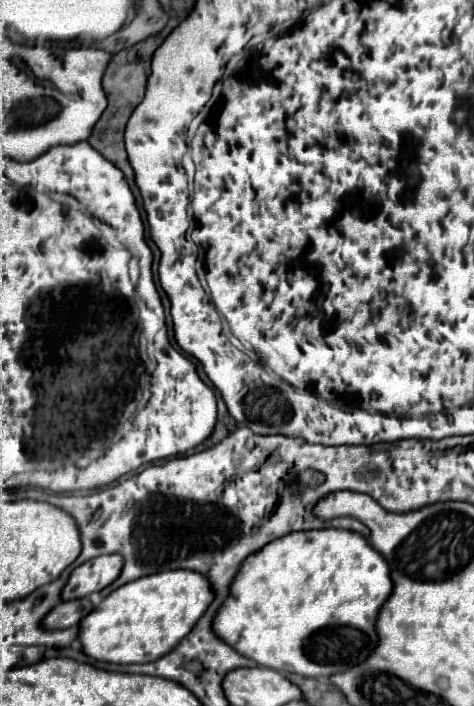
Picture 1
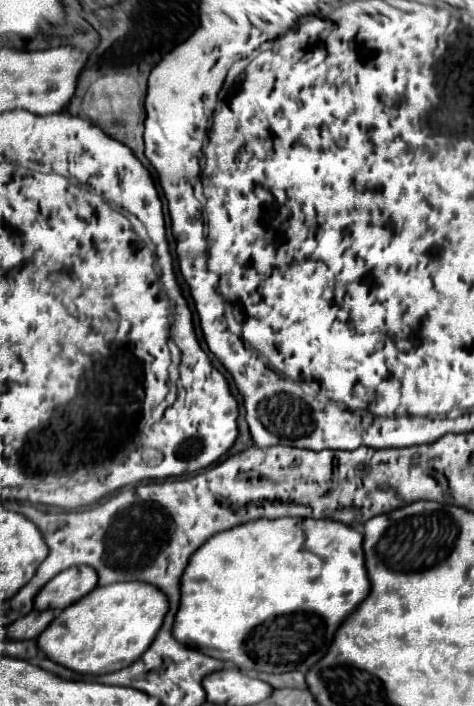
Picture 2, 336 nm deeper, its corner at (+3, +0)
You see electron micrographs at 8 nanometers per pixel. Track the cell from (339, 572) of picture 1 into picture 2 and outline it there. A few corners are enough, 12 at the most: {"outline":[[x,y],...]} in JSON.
{"outline":[[255,519],[207,539],[173,637],[315,665],[369,595],[363,535]]}

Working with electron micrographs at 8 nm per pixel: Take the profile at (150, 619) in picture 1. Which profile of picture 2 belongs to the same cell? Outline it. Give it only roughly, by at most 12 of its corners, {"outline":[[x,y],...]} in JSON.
{"outline":[[97,587],[37,647],[77,673],[115,673],[153,643],[167,599]]}

